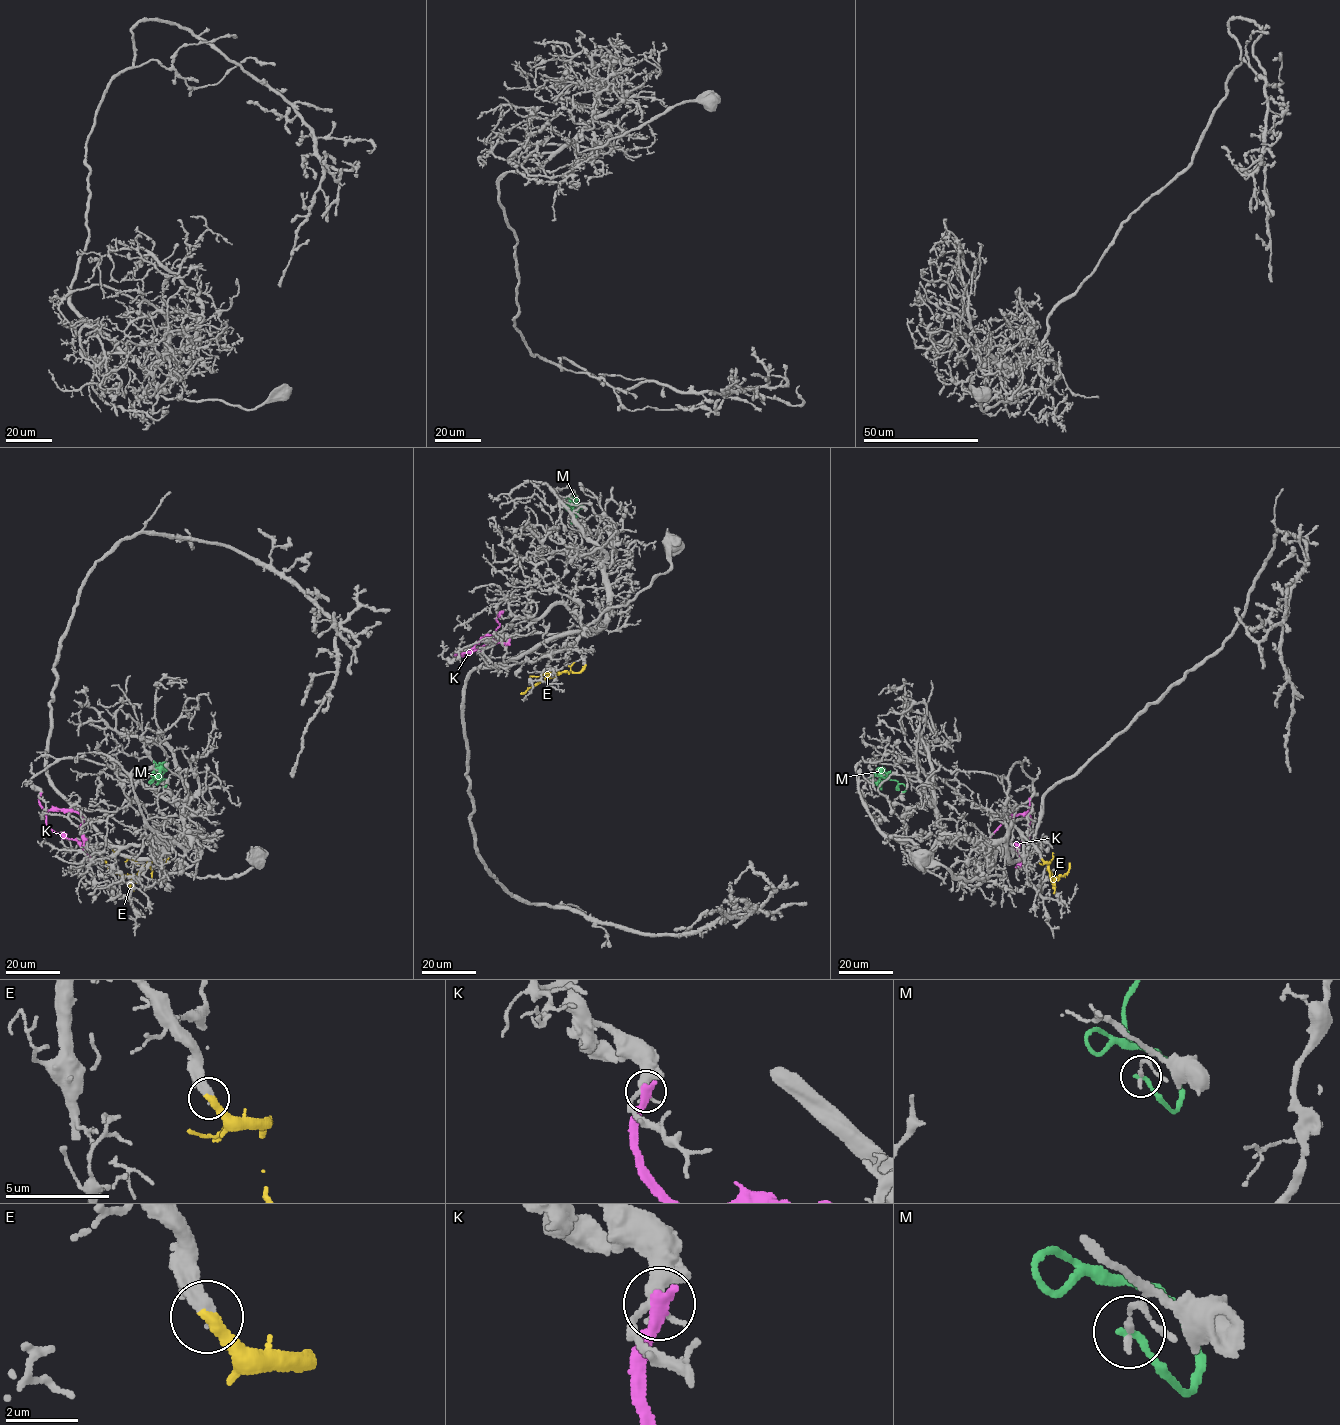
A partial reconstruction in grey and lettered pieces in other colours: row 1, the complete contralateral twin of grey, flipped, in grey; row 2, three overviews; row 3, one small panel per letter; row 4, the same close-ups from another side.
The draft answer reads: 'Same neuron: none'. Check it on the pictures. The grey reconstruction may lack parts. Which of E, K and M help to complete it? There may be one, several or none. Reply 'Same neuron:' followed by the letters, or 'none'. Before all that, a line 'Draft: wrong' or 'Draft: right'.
Draft: wrong
Same neuron: E

